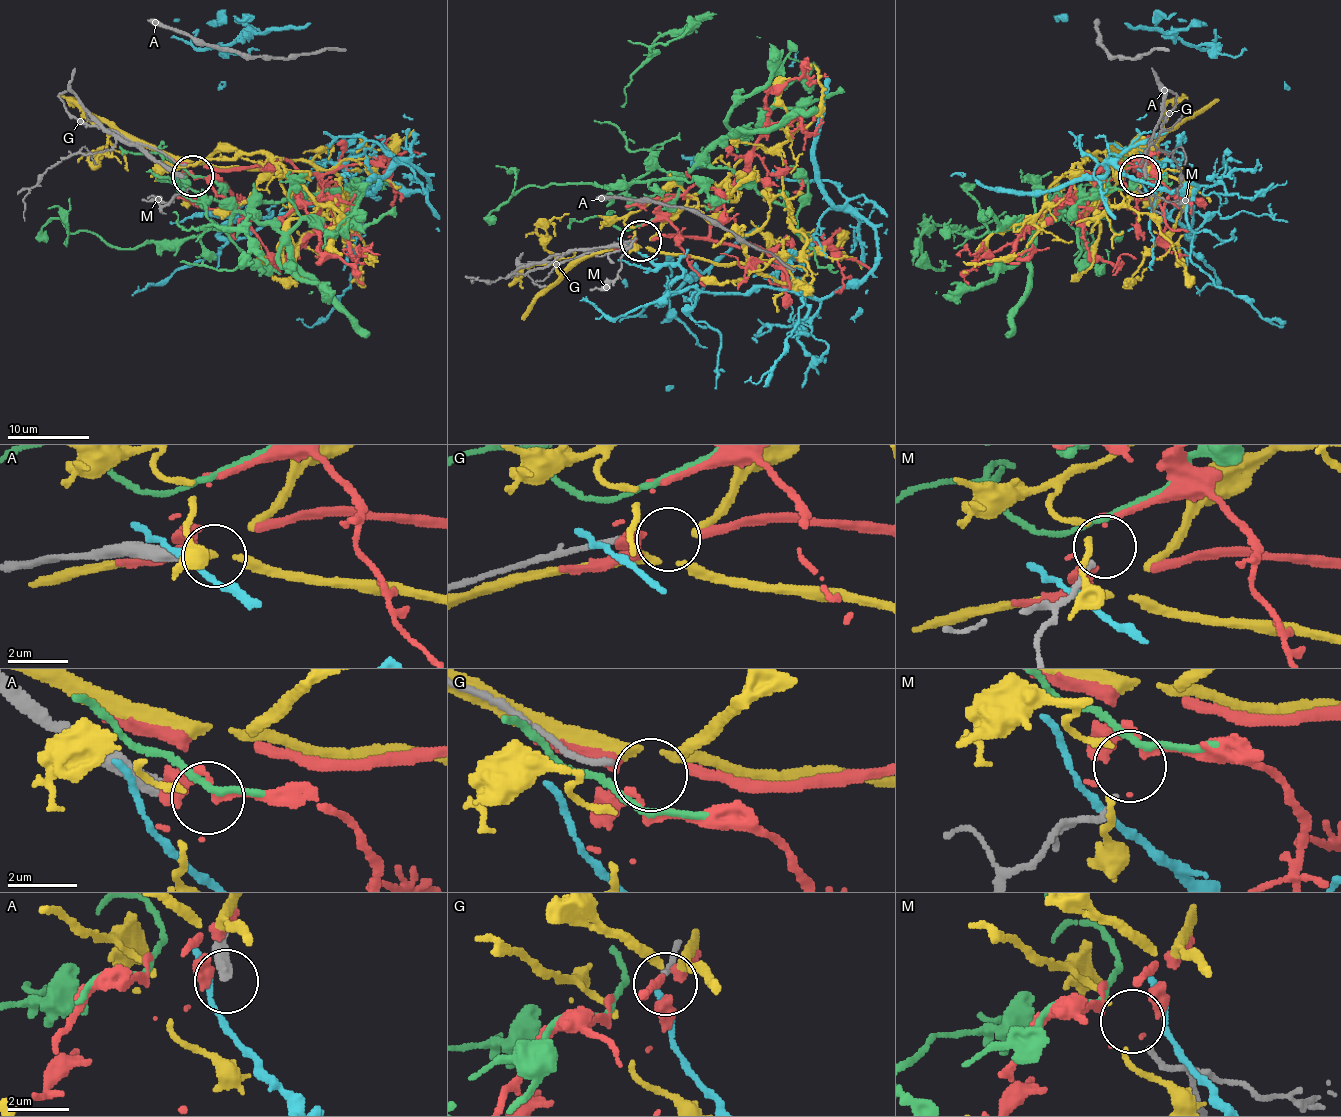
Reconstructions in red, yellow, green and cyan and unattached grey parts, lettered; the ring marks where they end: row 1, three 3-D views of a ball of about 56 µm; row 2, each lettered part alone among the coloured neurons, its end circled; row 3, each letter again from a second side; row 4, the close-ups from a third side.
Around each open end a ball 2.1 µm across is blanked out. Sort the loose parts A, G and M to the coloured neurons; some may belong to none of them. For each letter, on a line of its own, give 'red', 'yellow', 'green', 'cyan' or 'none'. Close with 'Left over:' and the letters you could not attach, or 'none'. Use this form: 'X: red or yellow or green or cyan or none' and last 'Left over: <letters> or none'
A: none
G: none
M: none
Left over: A, G, M

